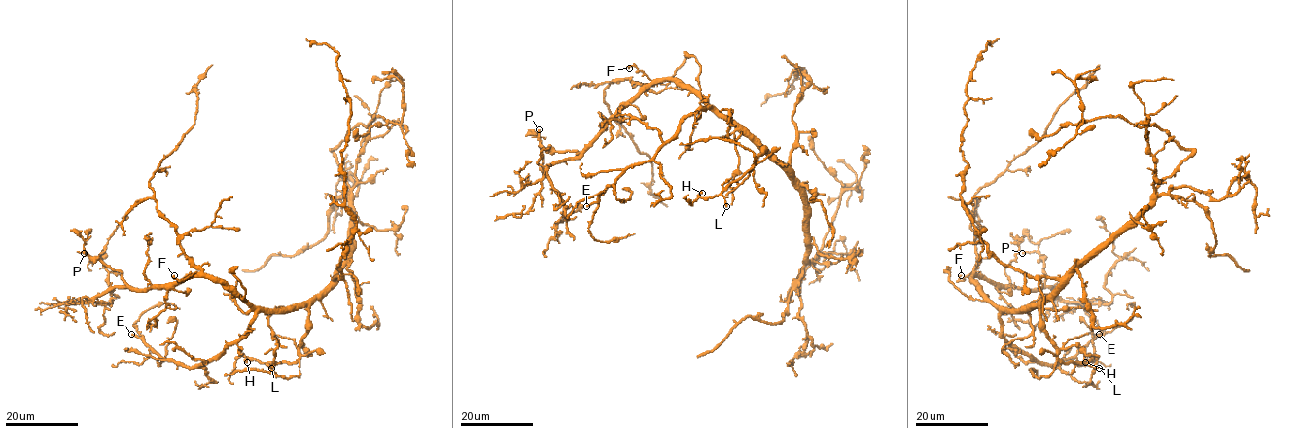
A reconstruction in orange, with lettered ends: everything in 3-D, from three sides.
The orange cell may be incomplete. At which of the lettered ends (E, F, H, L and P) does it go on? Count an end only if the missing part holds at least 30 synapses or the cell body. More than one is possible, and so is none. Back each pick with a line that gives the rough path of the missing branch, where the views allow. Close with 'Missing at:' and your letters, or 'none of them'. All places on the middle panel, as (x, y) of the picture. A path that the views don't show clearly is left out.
Missing at: none of them

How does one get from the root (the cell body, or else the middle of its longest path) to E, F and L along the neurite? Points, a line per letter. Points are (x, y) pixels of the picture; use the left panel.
E: (313, 298), (290, 307), (263, 309), (240, 338), (217, 356), (193, 367), (164, 359), (131, 334)
F: (313, 298), (290, 307), (259, 309), (211, 278), (200, 277), (193, 272), (179, 281), (174, 275)
L: (313, 298), (309, 302), (307, 332), (301, 340), (299, 357), (294, 362), (267, 362), (271, 368)

